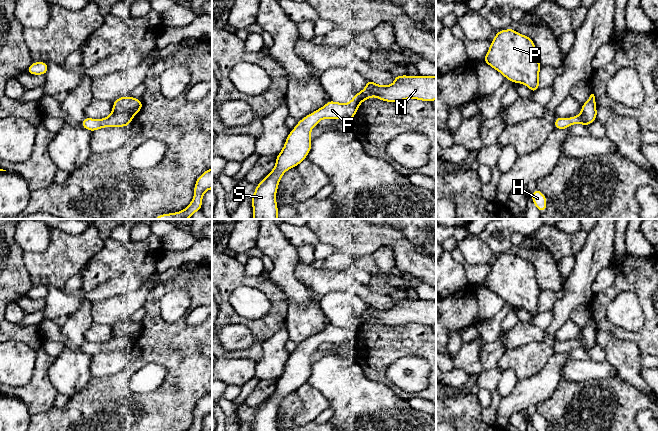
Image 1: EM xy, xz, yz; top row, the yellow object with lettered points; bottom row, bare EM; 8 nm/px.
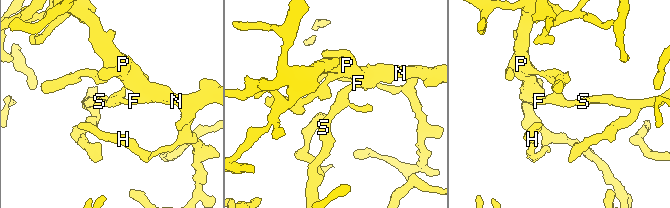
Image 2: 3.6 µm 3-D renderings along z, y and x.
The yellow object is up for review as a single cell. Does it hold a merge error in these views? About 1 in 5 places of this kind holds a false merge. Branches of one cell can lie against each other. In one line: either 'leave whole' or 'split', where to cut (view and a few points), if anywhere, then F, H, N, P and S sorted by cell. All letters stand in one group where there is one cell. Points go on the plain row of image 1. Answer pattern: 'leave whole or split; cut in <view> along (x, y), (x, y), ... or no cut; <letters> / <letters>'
leave whole; no cut; F H N P S

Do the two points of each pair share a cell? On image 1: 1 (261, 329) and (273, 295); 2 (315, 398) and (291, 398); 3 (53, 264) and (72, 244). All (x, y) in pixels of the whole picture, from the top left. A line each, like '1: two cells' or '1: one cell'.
1: one cell
2: two cells
3: one cell

